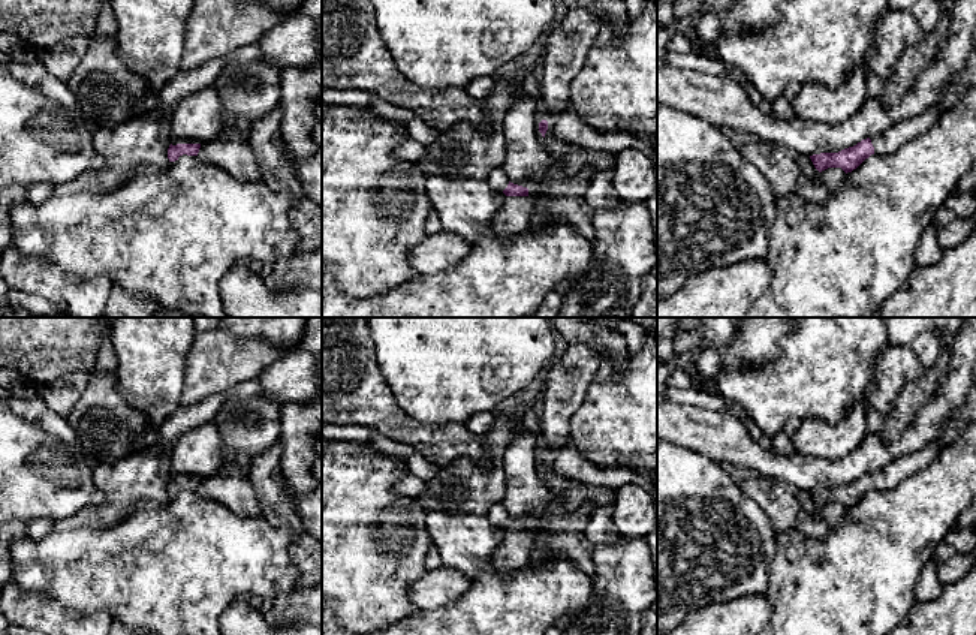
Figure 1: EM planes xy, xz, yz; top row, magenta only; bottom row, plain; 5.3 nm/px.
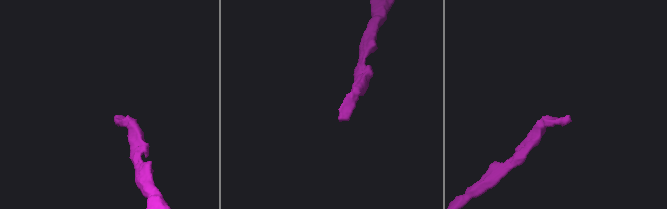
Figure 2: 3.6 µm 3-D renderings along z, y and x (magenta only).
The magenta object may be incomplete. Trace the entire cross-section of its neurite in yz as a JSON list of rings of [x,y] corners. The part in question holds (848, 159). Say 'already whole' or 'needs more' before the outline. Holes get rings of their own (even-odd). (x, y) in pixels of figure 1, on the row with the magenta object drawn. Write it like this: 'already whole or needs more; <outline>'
needs more; [[[930,105],[925,111],[892,124],[871,139],[862,139],[838,153],[813,154],[810,159],[819,172],[828,168],[841,168],[846,174],[852,172],[871,154],[889,156],[898,151],[904,144],[925,133],[942,112],[937,105]]]

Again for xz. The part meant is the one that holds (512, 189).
needs more; [[[509,181],[503,190],[506,199],[491,220],[491,228],[500,238],[512,238],[530,228],[539,204],[528,196],[528,189]]]

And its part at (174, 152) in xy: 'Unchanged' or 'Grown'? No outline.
Grown

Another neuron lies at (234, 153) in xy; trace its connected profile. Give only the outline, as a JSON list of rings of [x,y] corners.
[[[244,117],[226,120],[223,132],[216,139],[201,144],[198,157],[223,168],[237,180],[262,180],[260,165],[247,139],[250,129],[251,123]]]

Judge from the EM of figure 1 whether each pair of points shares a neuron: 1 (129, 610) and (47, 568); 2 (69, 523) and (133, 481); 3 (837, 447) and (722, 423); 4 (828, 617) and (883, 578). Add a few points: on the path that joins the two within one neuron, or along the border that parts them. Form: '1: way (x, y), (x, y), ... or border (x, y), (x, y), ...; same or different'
1: way (108, 589), (89, 569), (68, 568); same
2: way (86, 518), (98, 517), (117, 497); same
3: border (795, 453), (818, 456), (830, 462); different
4: way (842, 604), (870, 578); same

